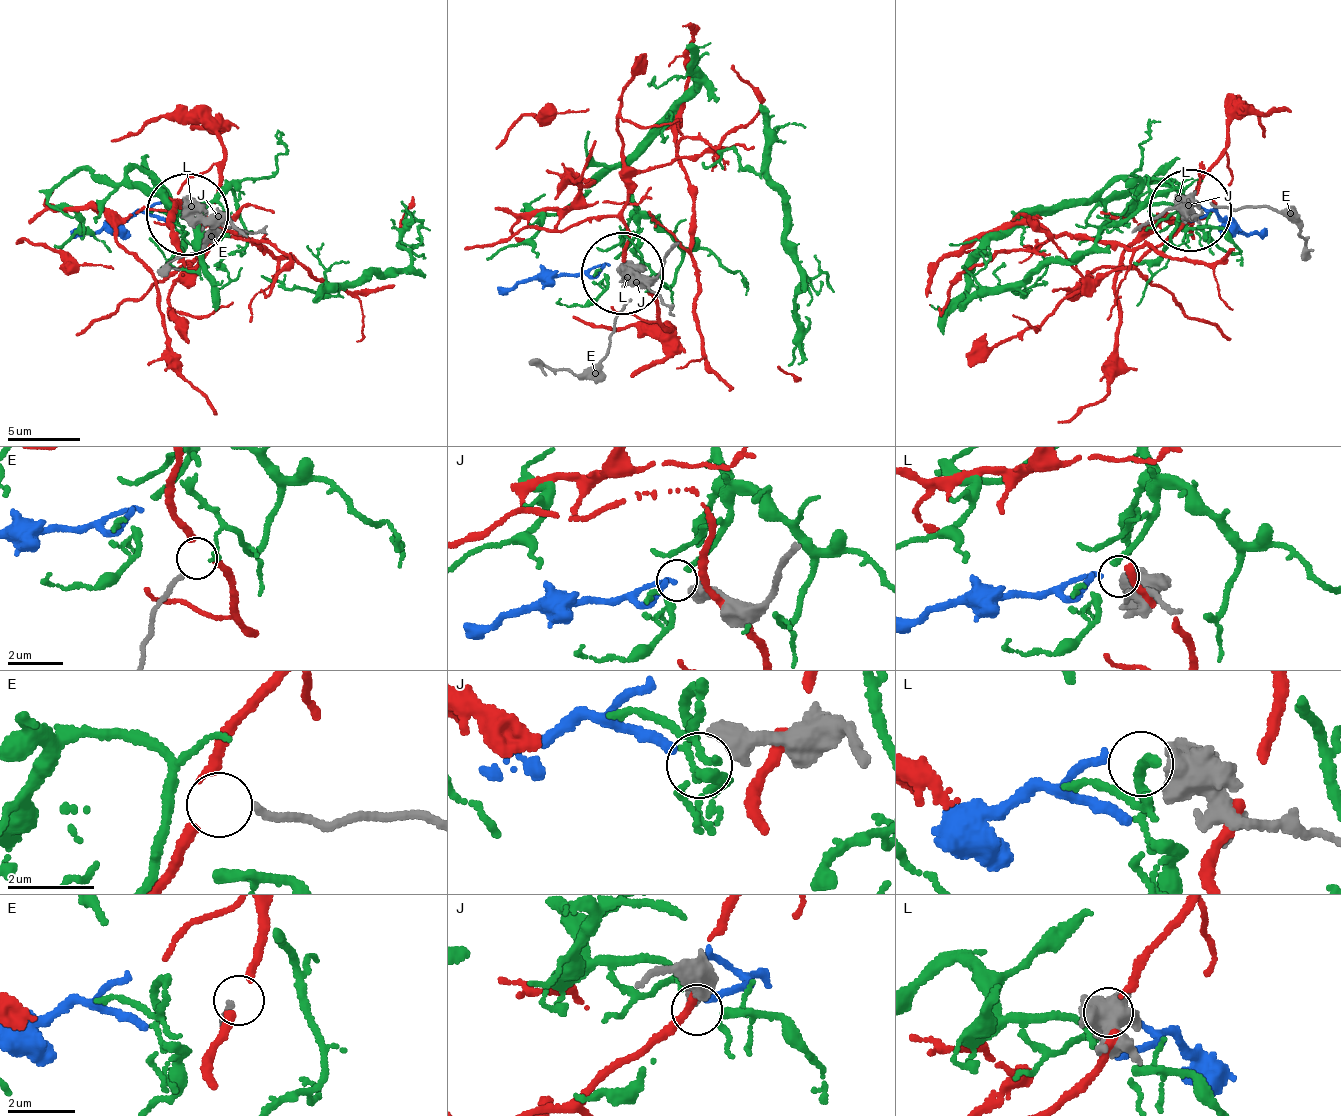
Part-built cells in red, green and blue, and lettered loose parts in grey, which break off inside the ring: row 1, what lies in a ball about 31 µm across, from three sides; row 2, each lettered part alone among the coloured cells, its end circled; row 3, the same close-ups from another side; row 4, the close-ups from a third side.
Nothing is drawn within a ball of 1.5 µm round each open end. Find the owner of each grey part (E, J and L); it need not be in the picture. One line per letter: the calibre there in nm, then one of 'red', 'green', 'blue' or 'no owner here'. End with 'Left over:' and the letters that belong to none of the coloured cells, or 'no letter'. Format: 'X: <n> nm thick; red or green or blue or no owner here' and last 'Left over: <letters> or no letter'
E: 170 nm thick; red
J: 550 nm thick; blue
L: 700 nm thick; no owner here
Left over: L

